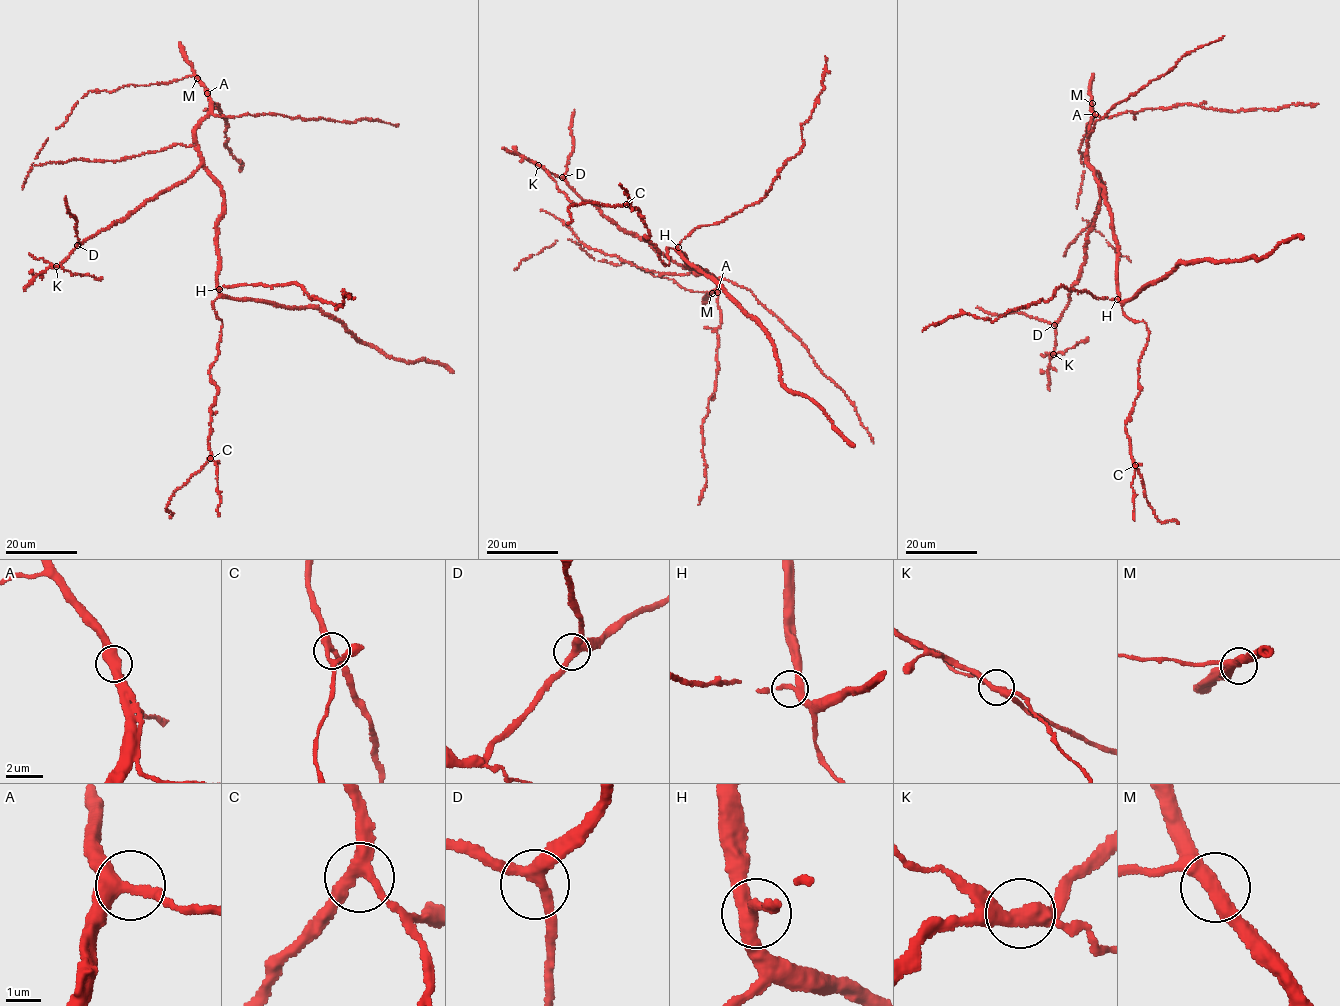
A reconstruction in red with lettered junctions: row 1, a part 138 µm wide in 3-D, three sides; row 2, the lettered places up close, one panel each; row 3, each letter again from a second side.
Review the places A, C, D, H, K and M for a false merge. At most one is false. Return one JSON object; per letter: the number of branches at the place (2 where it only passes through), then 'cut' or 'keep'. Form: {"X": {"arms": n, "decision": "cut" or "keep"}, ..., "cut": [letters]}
{"A": {"arms": 3, "decision": "keep"}, "C": {"arms": 3, "decision": "keep"}, "D": {"arms": 3, "decision": "keep"}, "H": {"arms": 3, "decision": "keep"}, "K": {"arms": 3, "decision": "cut"}, "M": {"arms": 3, "decision": "keep"}, "cut": ["K"]}

